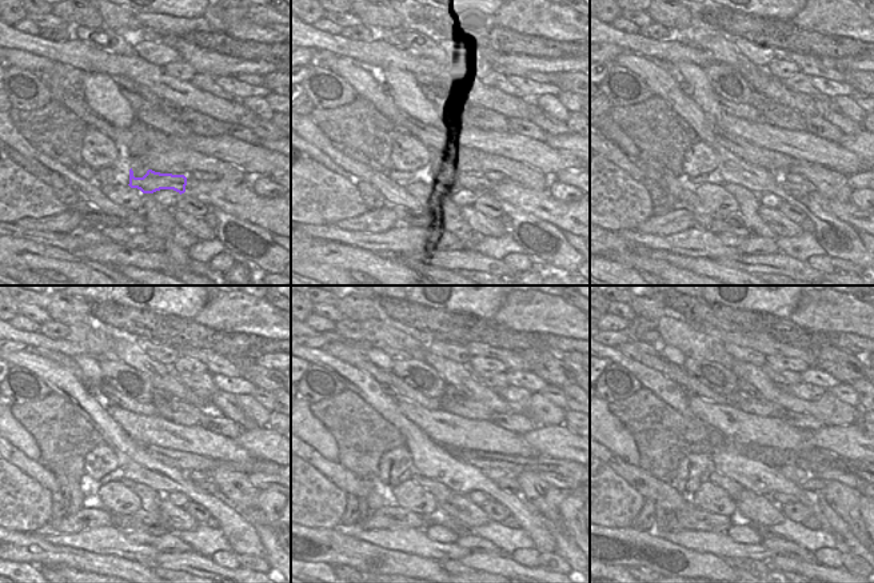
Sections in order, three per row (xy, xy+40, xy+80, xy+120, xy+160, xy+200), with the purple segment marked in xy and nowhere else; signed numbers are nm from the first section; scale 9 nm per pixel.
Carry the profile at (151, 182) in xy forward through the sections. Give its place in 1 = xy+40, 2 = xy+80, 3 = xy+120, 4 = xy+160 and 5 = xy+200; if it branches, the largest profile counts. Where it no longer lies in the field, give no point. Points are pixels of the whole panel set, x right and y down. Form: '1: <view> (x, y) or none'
1: xy+40 (467, 182)
2: xy+80 (799, 190)
3: xy+120 (207, 486)
4: xy+160 (509, 484)
5: xy+200 (811, 483)

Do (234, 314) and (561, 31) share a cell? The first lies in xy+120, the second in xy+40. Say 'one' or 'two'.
one

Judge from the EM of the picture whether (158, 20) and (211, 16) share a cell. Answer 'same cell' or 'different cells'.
different cells

